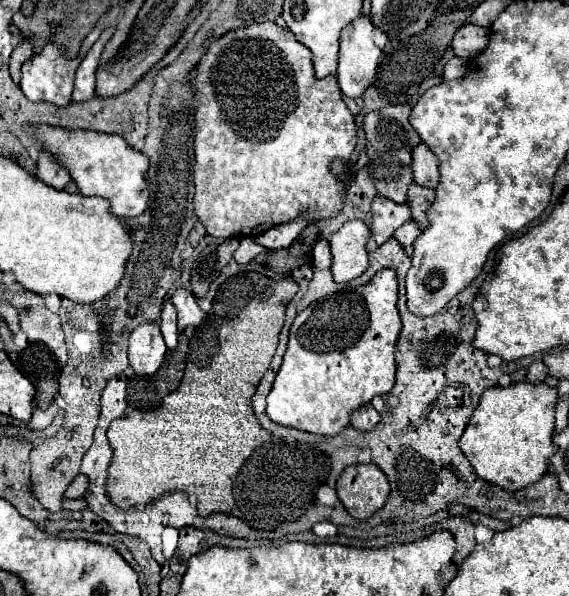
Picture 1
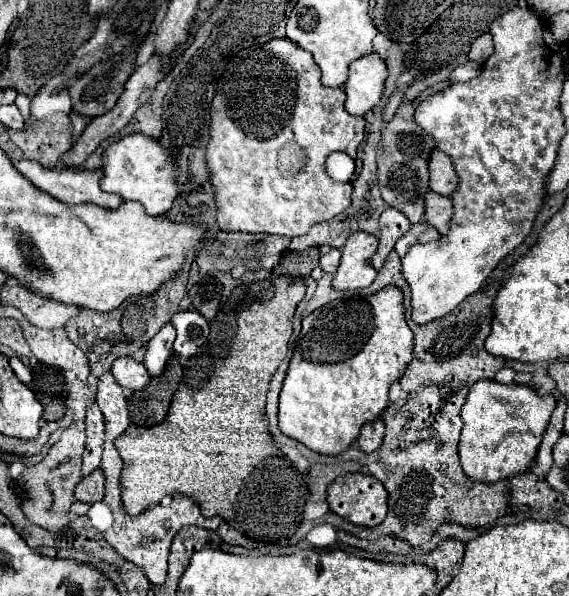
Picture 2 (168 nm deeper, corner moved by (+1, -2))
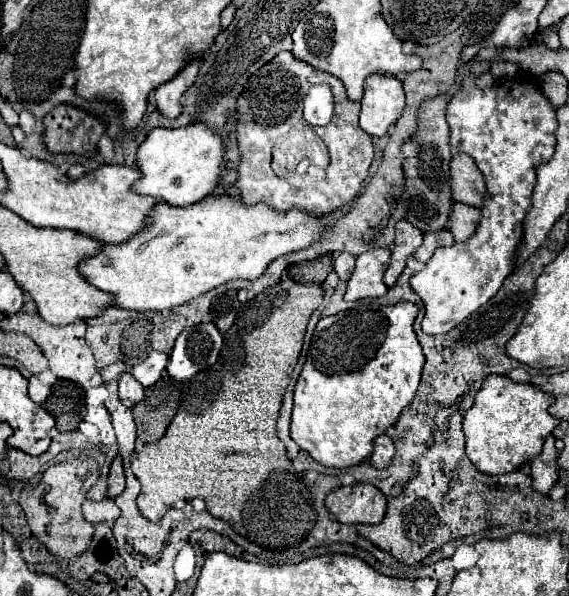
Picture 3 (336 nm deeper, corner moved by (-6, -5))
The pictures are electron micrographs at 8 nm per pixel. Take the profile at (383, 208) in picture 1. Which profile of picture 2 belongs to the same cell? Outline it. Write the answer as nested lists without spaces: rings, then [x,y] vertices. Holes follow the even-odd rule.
[[[387,207],[381,217],[379,217],[379,227],[381,227],[381,233],[379,233],[379,247],[371,259],[373,267],[379,269],[379,265],[383,265],[385,257],[389,255],[389,251],[395,247],[395,241],[407,233],[407,229],[411,227],[409,219],[397,211],[395,207]]]

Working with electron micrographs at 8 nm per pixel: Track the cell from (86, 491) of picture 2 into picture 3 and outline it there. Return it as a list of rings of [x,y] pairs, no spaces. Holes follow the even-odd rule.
[[[116,456],[112,466],[110,466],[110,476],[108,476],[108,496],[116,498],[124,492],[124,470],[122,470],[122,458]]]

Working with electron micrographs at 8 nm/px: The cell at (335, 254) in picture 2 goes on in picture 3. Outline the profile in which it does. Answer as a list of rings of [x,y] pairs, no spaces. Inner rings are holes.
[[[342,252],[342,254],[334,256],[334,272],[340,276],[342,282],[346,282],[350,278],[354,266],[356,266],[356,256],[352,256],[348,252]]]

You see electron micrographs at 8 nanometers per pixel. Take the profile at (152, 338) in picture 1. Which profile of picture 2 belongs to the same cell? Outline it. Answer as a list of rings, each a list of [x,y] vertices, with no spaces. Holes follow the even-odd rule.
[[[129,355],[115,359],[111,373],[115,375],[115,381],[129,391],[143,389],[151,381],[151,375],[147,375],[147,367],[143,365],[143,361],[135,361]]]

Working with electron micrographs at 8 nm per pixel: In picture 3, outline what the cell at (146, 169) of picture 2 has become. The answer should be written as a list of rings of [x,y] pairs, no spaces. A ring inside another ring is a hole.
[[[202,122],[186,128],[154,128],[138,148],[138,170],[142,178],[134,182],[138,194],[162,198],[172,206],[188,206],[210,196],[222,180],[224,148],[220,134]]]

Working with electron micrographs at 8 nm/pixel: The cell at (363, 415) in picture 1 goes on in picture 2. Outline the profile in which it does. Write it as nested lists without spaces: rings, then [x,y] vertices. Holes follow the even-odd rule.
[[[377,419],[377,421],[371,421],[371,423],[365,423],[365,427],[363,427],[363,431],[359,433],[359,437],[357,437],[357,445],[365,451],[365,453],[371,453],[371,451],[375,451],[379,445],[381,445],[381,441],[383,441],[383,421],[381,419]]]

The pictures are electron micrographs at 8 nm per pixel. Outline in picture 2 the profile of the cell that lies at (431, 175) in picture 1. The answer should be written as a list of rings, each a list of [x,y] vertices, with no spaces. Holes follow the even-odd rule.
[[[435,149],[429,157],[429,189],[439,195],[451,195],[455,191],[457,179],[451,169],[451,161],[439,149]]]

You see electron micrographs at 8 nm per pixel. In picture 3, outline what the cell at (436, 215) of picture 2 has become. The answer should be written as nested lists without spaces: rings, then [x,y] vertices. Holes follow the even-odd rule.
[[[454,204],[452,216],[450,216],[450,232],[454,234],[456,242],[466,242],[480,222],[480,208],[468,206],[468,204]]]

